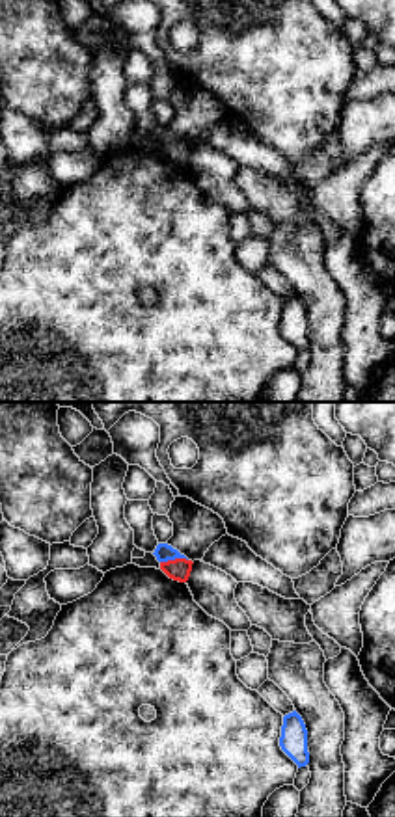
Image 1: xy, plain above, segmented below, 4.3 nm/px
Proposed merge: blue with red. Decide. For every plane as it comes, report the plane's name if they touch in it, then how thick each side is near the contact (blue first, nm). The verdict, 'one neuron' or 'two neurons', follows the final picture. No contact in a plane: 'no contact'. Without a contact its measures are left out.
xy | 70/100 nm

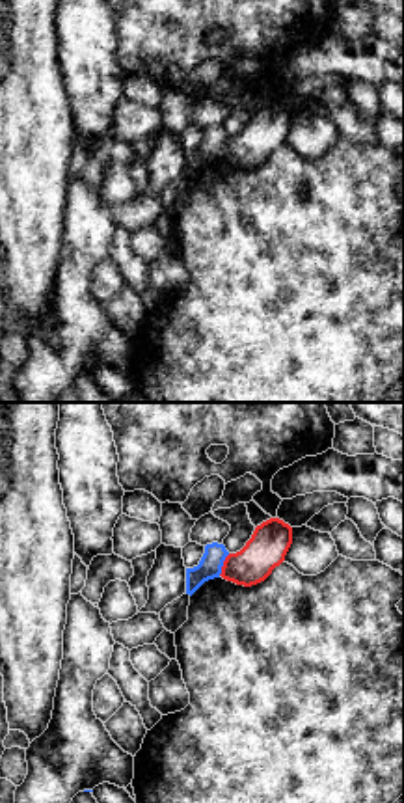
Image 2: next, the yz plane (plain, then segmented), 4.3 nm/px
yz | 100/170 nm

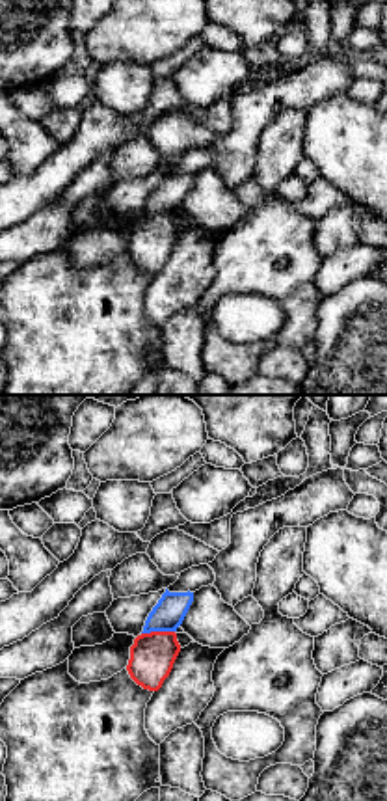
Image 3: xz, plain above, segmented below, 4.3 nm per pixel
xz | 140/190 nm

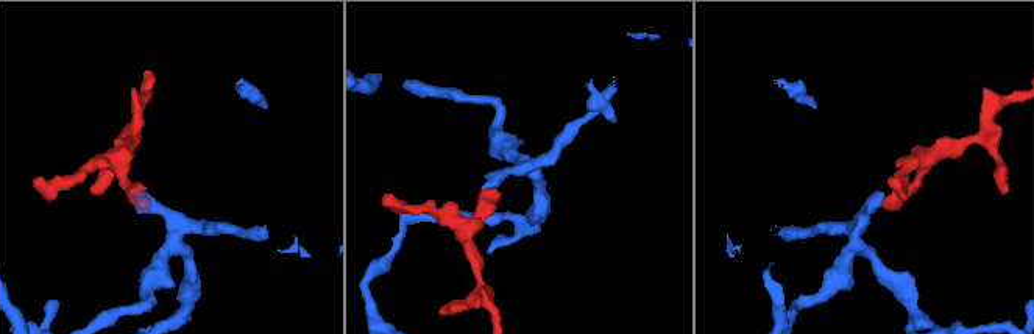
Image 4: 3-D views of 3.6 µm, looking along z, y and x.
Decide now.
two neurons

